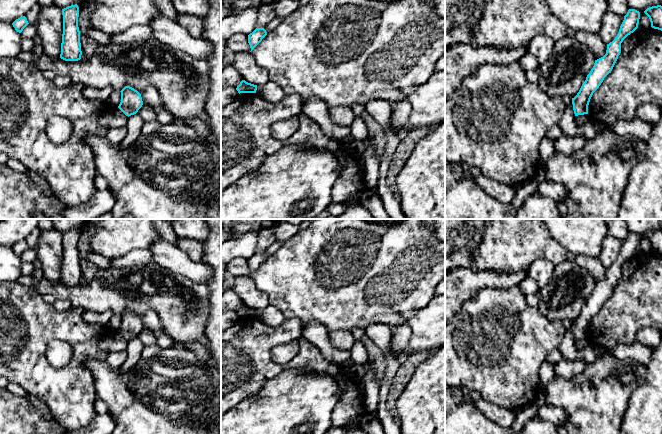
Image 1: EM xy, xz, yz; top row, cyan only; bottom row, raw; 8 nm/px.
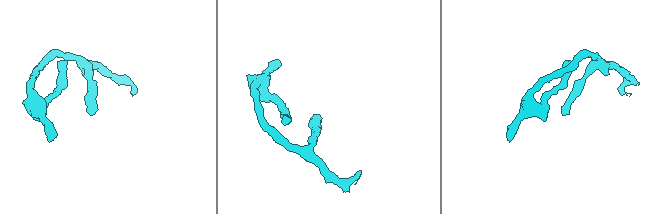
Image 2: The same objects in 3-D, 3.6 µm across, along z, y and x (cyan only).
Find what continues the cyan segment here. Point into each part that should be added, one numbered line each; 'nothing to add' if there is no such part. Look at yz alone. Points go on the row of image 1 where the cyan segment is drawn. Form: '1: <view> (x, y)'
nothing to add

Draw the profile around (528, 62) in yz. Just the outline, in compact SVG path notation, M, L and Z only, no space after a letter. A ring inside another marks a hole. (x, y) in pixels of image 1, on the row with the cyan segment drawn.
M527 52L520 60L520 66L521 68L527 72L531 70L537 70L539 68L539 63L537 58L531 54L530 52Z

